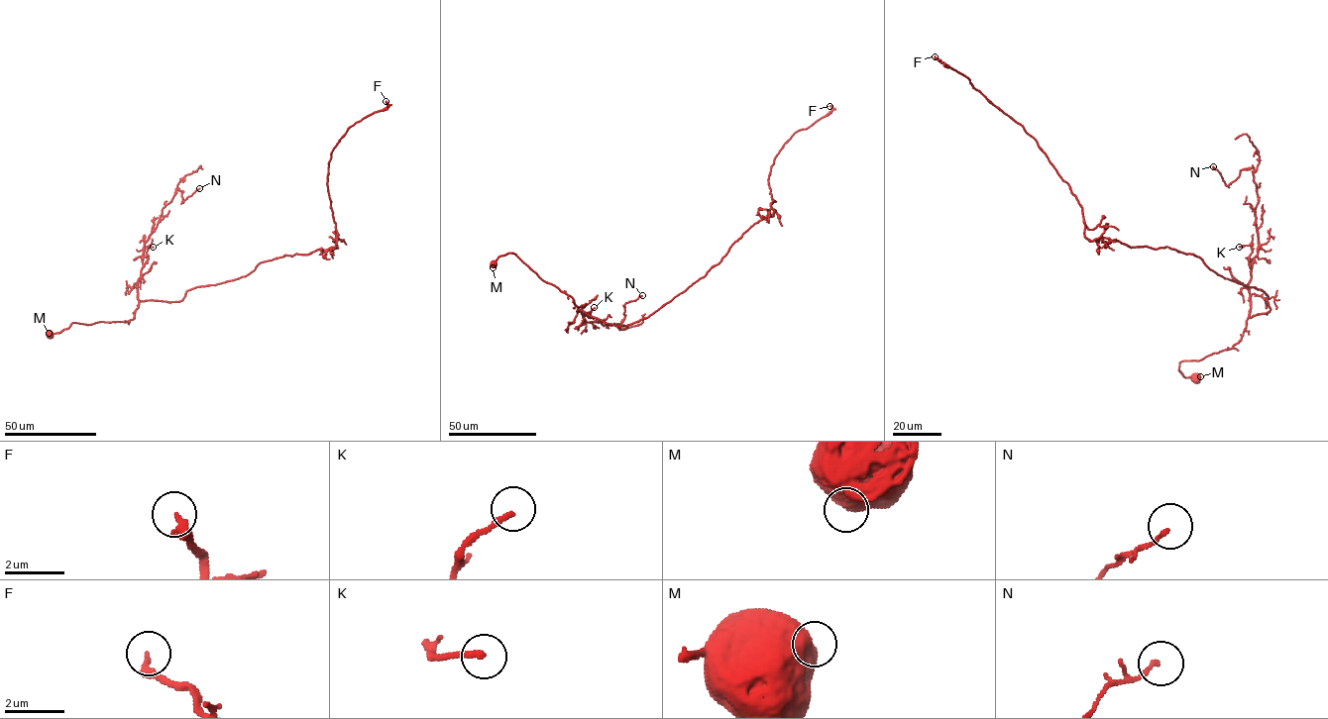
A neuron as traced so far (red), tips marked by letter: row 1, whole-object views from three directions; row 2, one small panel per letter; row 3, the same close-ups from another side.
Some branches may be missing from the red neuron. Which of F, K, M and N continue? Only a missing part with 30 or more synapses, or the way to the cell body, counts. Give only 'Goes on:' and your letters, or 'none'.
Goes on: F

